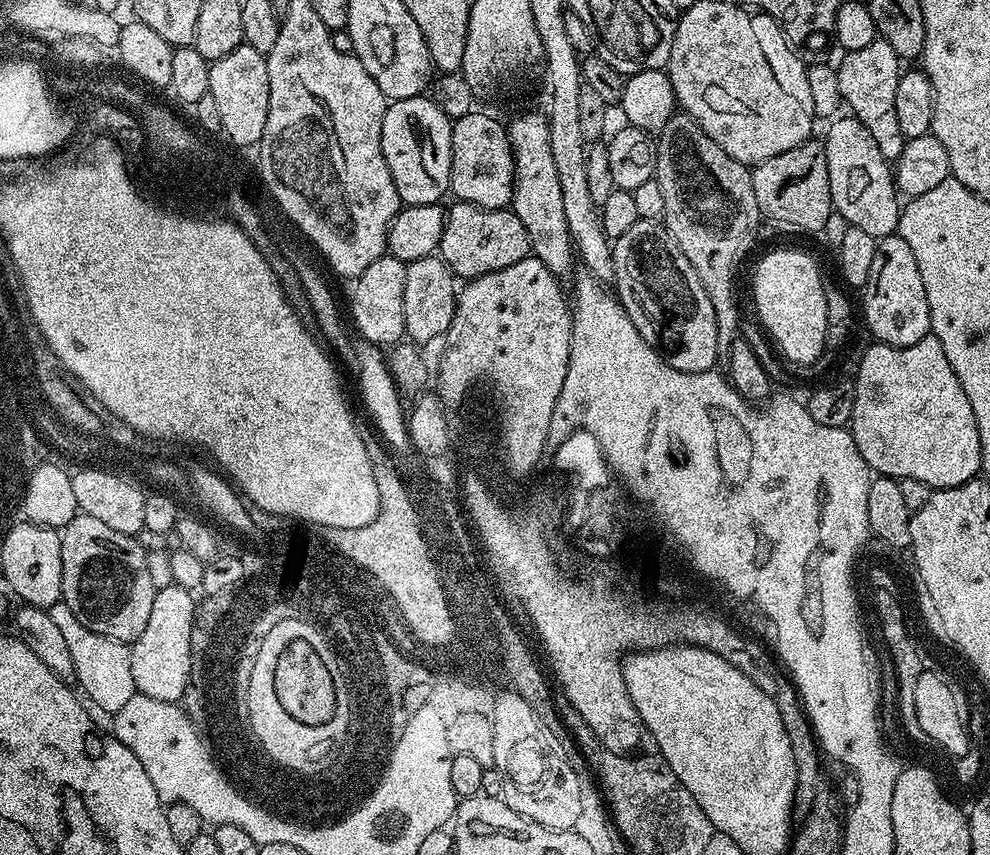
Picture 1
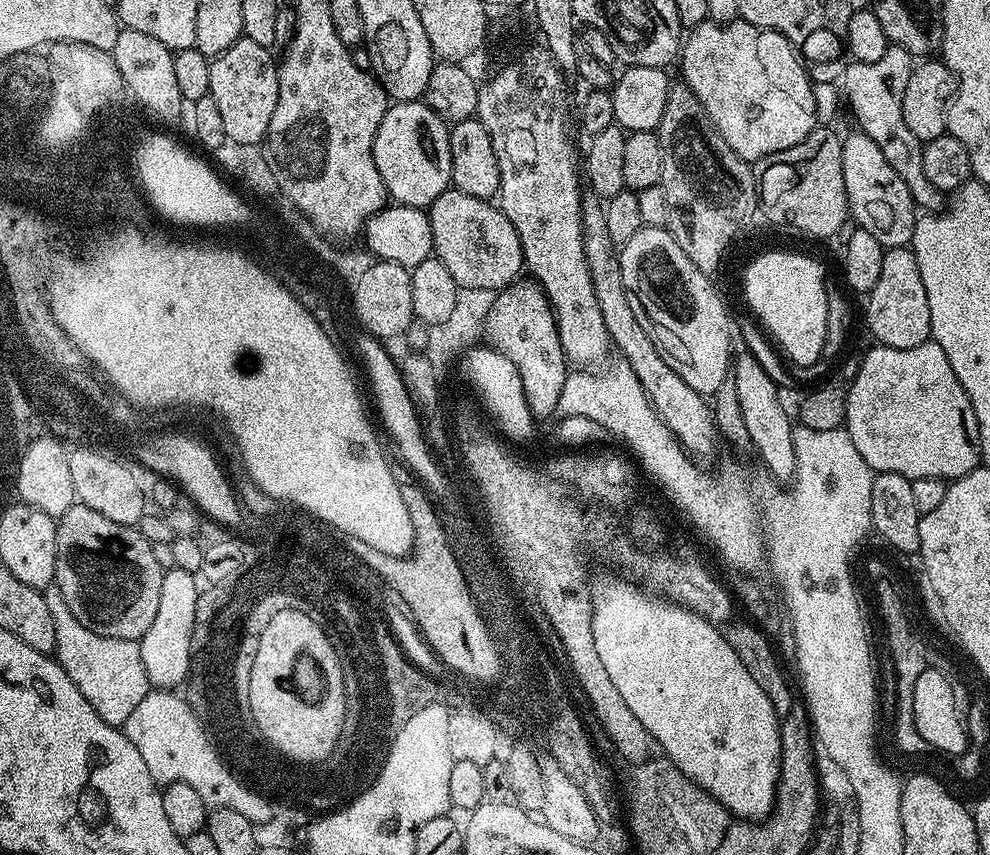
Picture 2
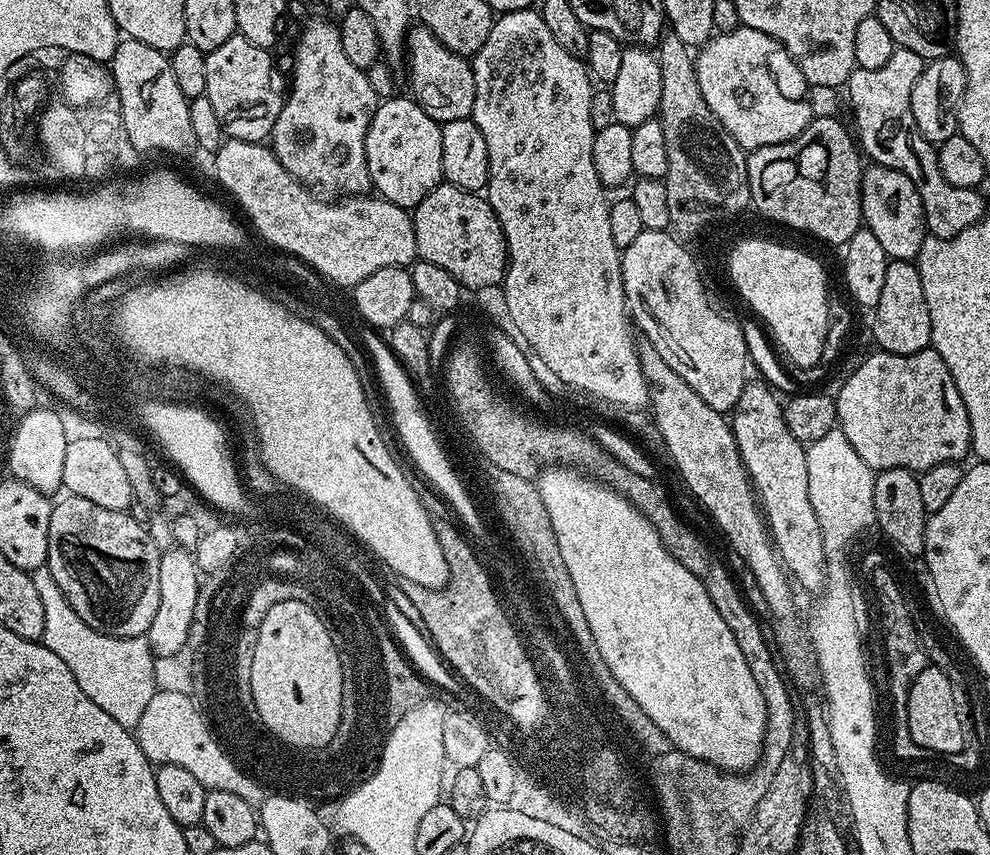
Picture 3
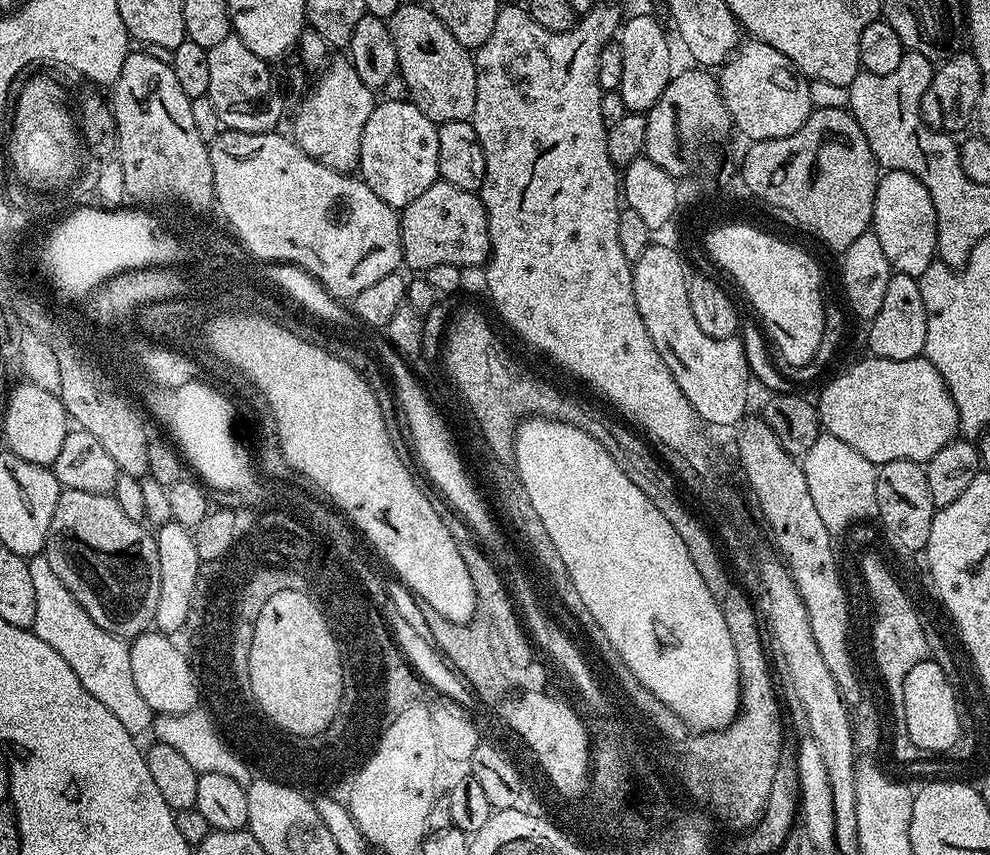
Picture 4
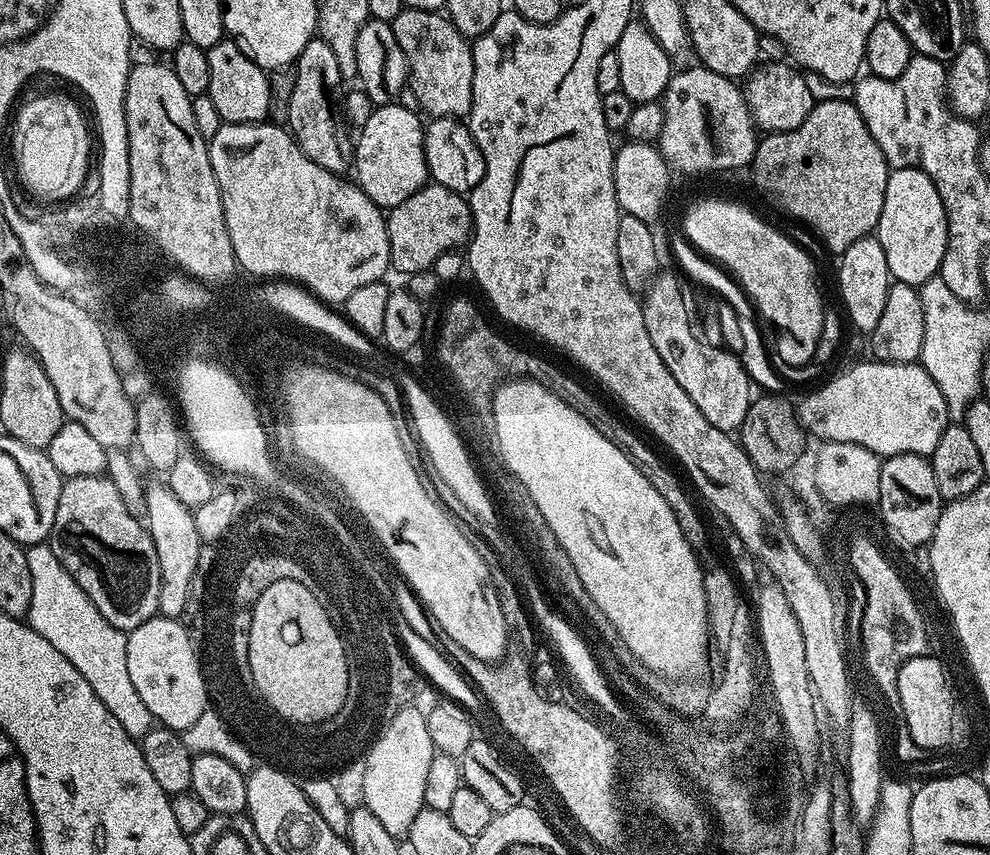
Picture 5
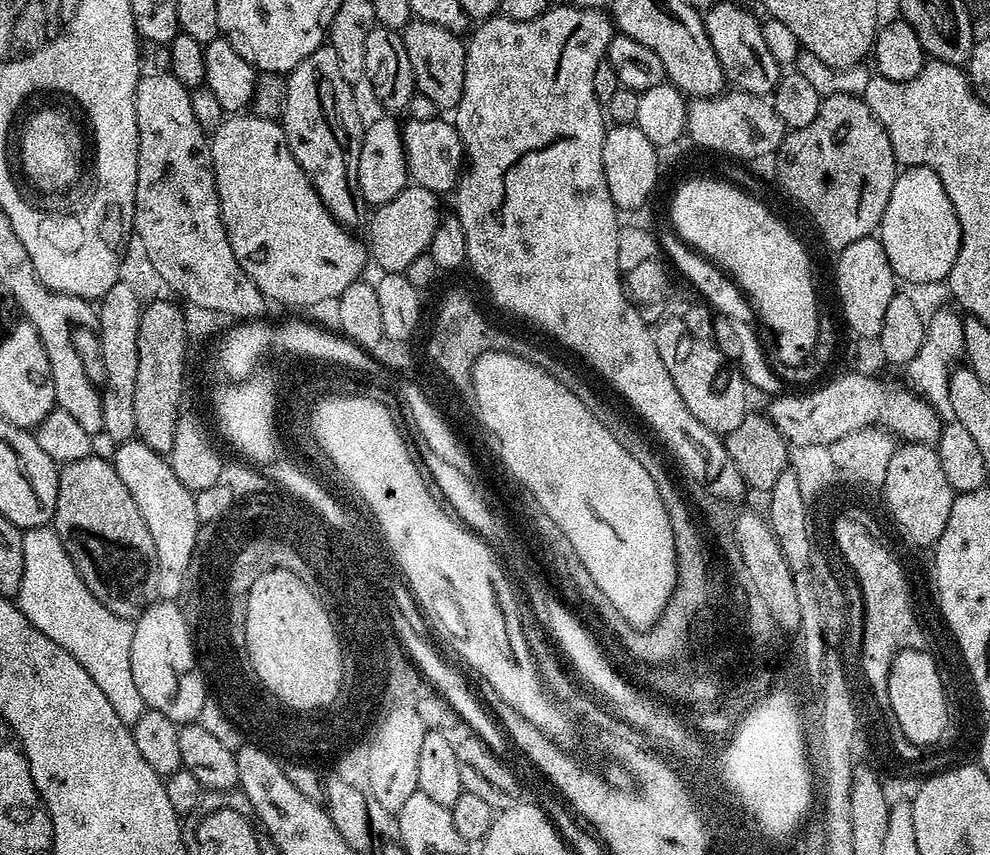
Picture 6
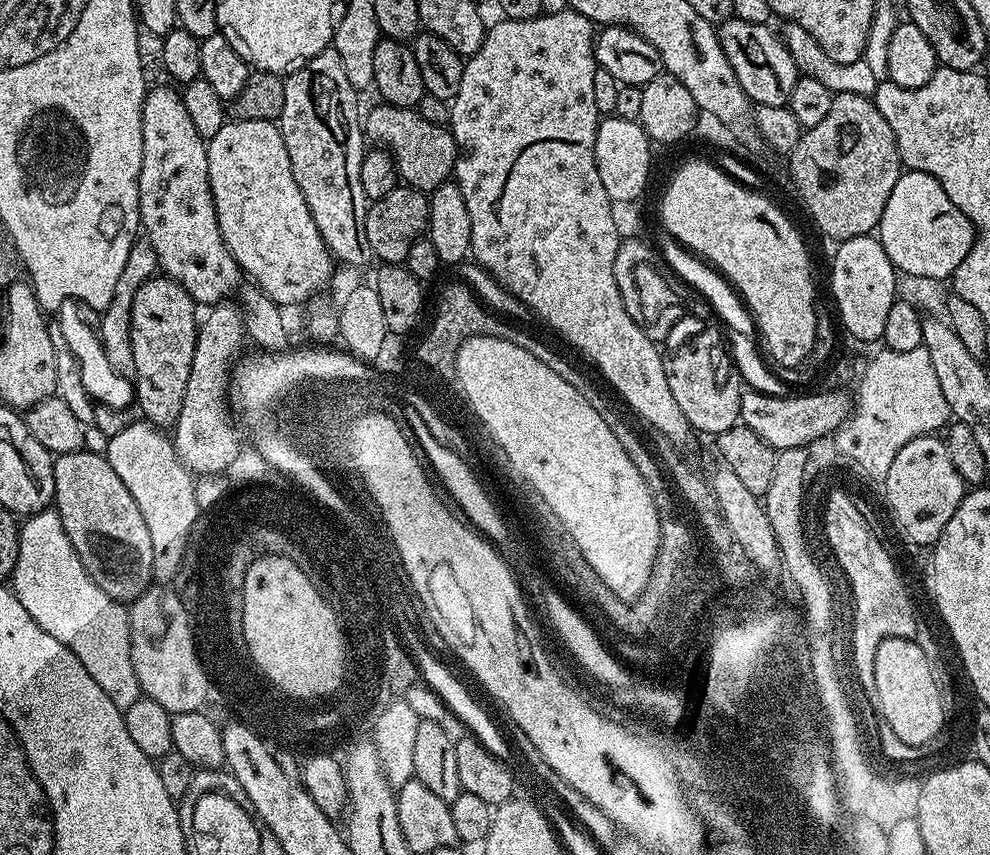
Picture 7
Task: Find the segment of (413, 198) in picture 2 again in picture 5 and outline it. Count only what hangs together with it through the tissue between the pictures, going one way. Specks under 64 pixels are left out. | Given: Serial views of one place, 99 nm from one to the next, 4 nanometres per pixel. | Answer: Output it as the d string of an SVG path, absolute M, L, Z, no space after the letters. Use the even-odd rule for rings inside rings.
M397 102L373 107L370 118L359 125L354 140L355 183L372 199L381 210L391 210L410 194L429 183L424 149L425 121L421 113L411 112Z

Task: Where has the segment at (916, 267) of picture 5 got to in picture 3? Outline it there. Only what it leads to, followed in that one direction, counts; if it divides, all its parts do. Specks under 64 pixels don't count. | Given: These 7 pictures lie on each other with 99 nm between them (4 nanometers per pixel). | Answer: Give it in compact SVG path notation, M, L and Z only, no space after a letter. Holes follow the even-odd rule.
M881 164L865 167L862 186L860 187L862 202L863 227L868 228L882 242L882 250L894 260L915 261L922 250L922 242L926 239L922 198L918 198L918 190L914 190L914 182L906 178L898 170L890 170Z

